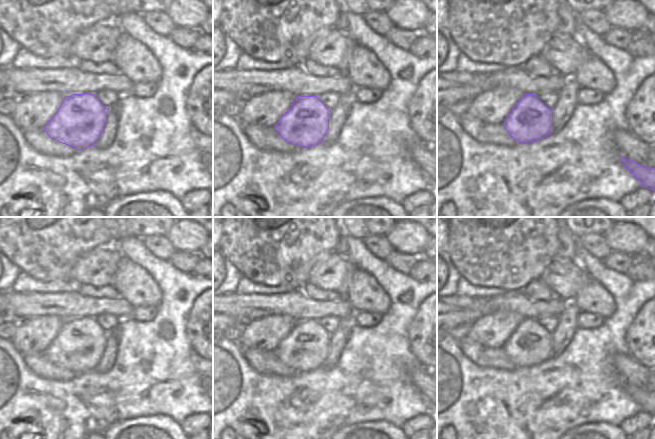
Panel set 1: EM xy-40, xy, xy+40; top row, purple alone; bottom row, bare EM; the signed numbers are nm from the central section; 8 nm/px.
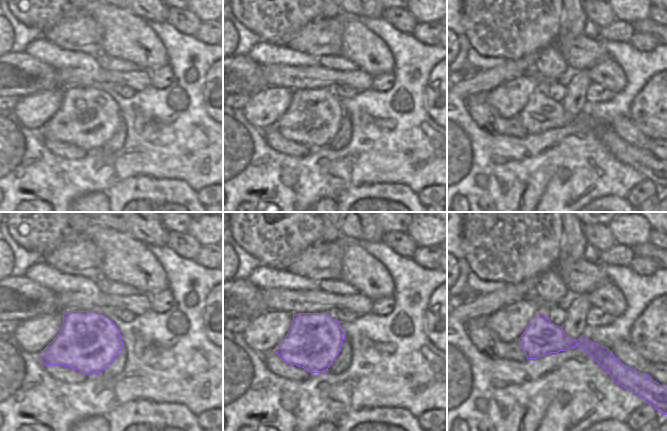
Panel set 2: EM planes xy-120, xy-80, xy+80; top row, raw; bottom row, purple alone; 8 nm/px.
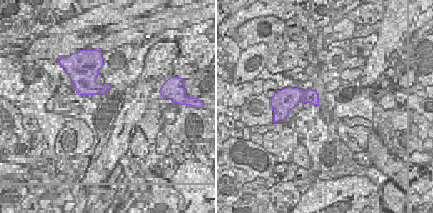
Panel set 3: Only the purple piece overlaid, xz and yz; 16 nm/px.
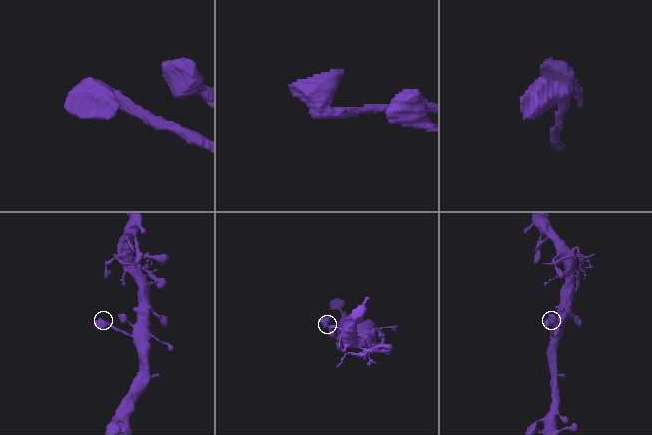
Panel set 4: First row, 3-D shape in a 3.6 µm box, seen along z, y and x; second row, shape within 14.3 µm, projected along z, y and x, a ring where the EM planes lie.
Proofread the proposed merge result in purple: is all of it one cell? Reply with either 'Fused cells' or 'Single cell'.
Single cell

